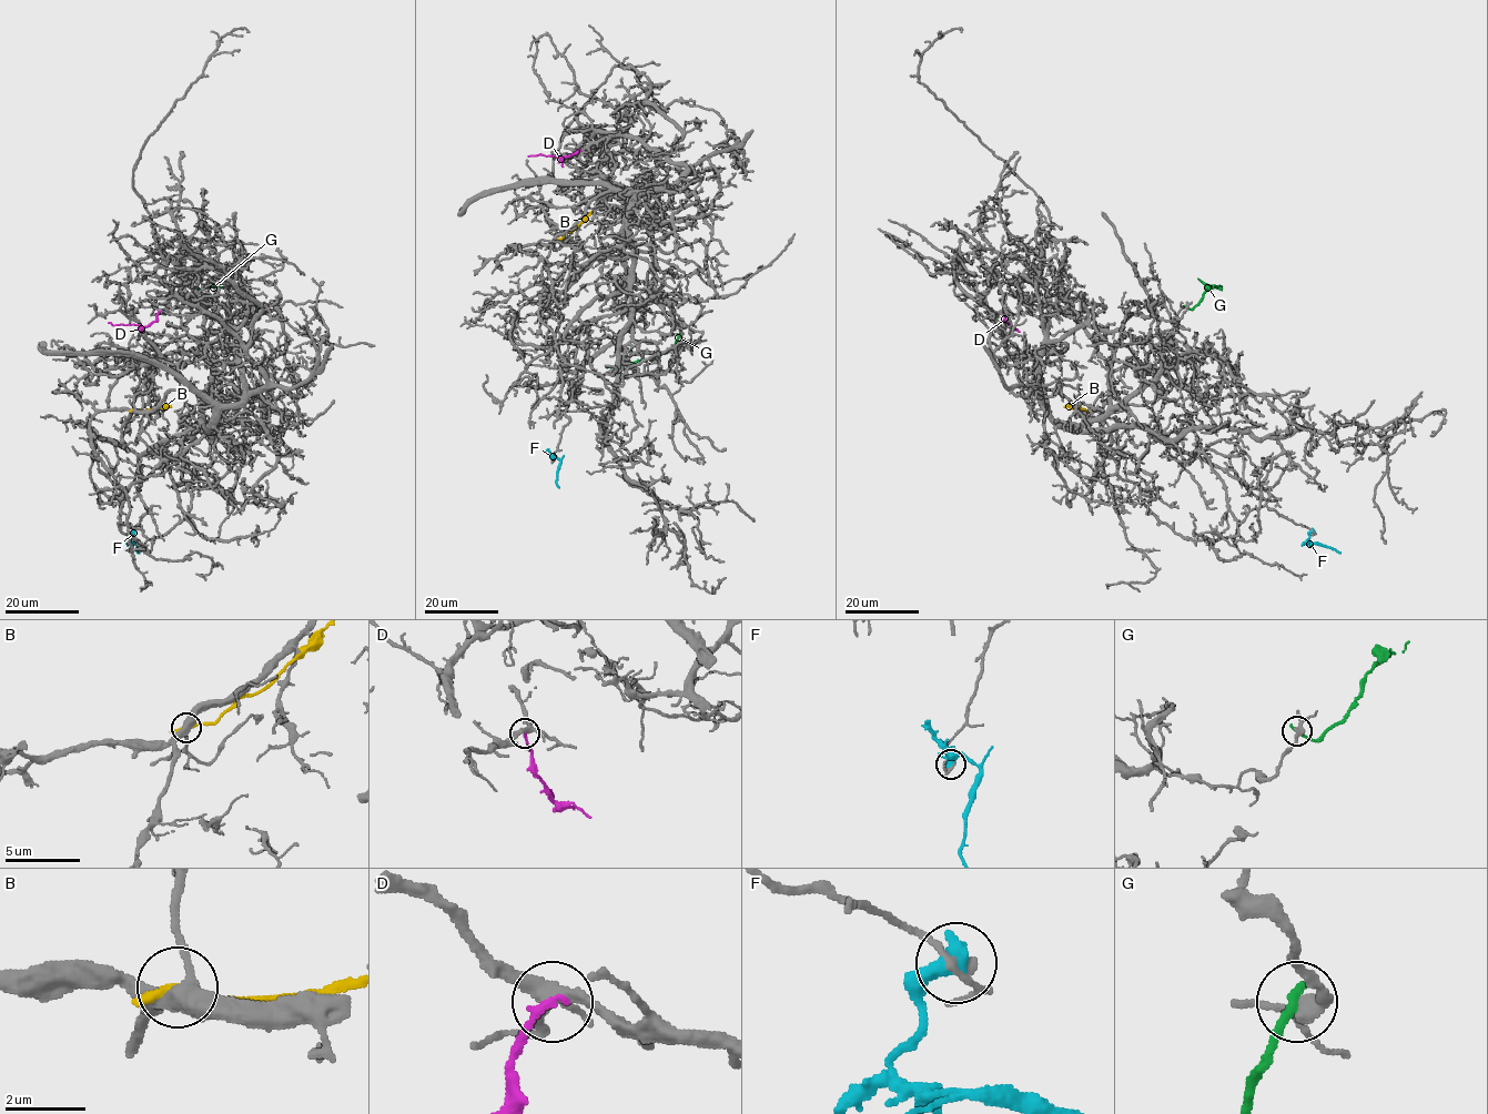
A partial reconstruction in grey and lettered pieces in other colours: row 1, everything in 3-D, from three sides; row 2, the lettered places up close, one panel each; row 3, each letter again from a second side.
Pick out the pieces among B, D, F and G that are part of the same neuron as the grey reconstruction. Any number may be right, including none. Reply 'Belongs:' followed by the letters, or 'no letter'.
Belongs: D

